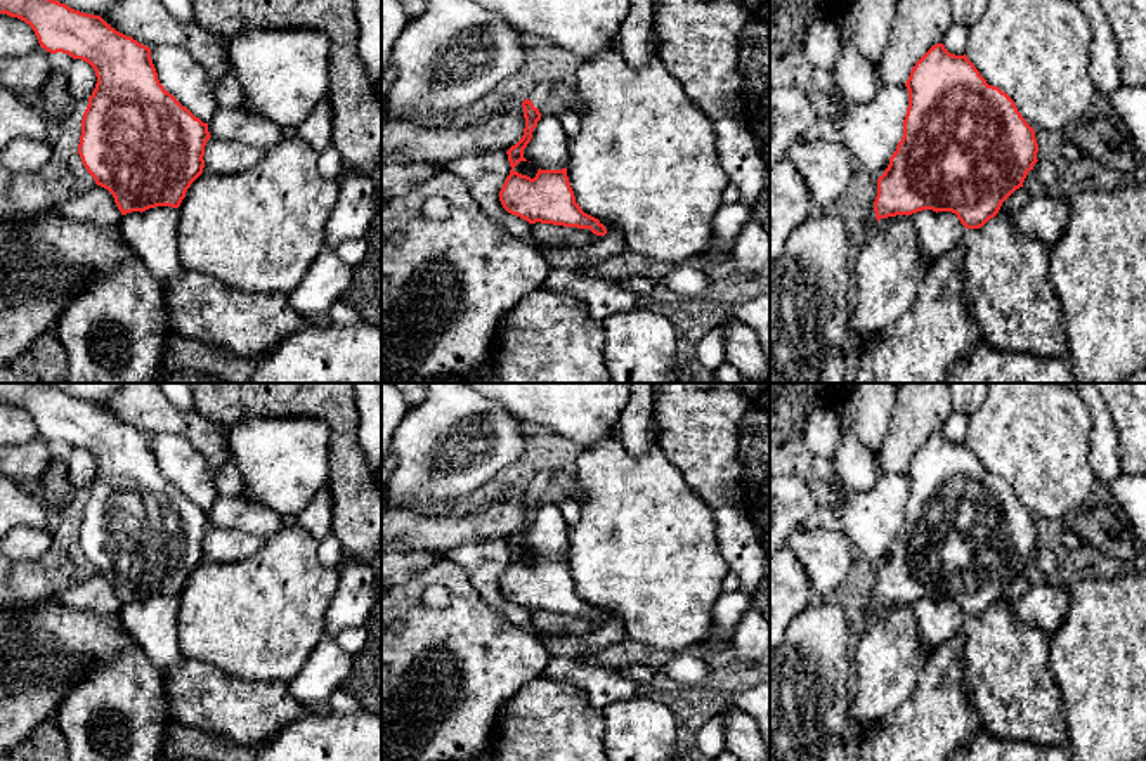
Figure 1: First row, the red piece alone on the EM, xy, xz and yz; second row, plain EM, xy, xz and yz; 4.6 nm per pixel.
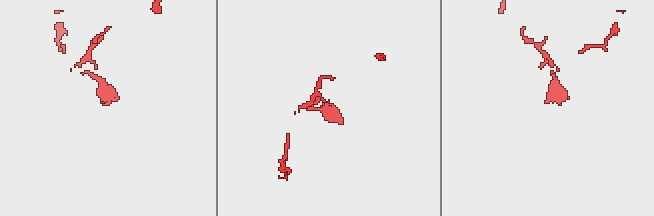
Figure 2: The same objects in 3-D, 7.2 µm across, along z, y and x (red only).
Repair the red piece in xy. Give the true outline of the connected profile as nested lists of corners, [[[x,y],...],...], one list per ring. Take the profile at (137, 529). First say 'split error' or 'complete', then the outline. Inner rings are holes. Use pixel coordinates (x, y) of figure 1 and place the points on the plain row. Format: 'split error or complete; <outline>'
complete; [[[0,383],[0,402],[31,414],[50,442],[88,451],[97,465],[81,508],[78,543],[95,572],[107,577],[121,603],[156,595],[179,596],[203,562],[208,511],[184,496],[158,468],[151,437],[116,420],[101,404],[85,402],[47,383]]]

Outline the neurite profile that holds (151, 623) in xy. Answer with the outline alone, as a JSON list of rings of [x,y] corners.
[[[156,595],[142,602],[132,600],[123,603],[118,615],[132,640],[161,674],[184,660],[177,631],[179,596]]]

